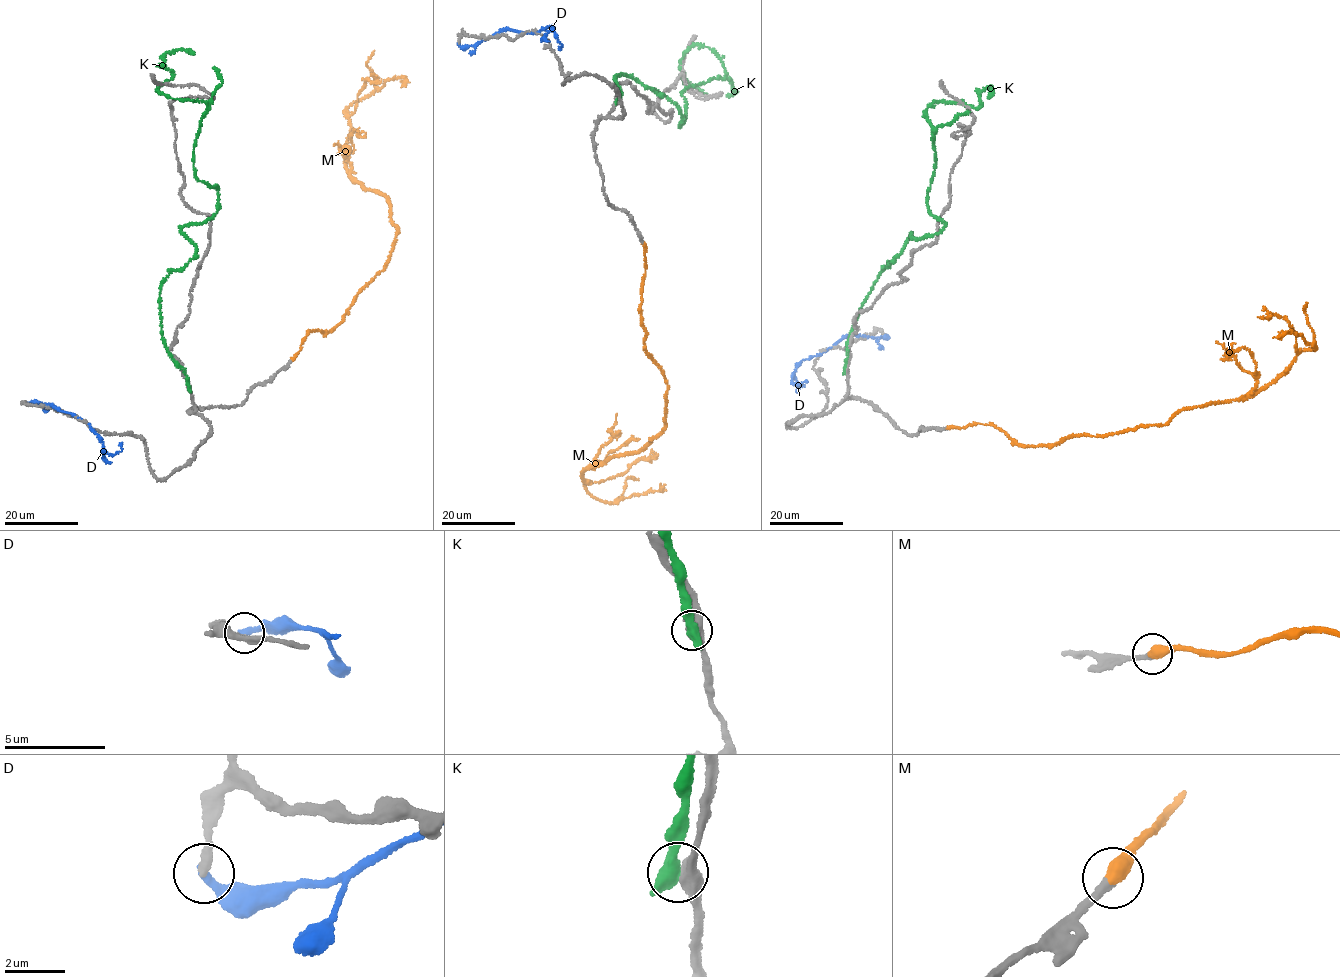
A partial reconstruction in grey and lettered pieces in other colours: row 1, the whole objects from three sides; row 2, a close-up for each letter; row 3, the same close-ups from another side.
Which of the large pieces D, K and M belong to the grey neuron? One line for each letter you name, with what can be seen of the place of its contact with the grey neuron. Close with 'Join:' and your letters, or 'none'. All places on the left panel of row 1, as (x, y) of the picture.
M: (292, 360)
Join: M

